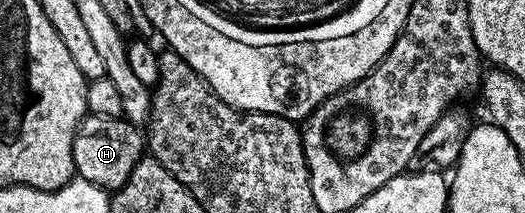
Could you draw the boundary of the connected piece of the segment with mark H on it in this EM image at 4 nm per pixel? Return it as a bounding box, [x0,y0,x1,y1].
[72,113,144,192]

